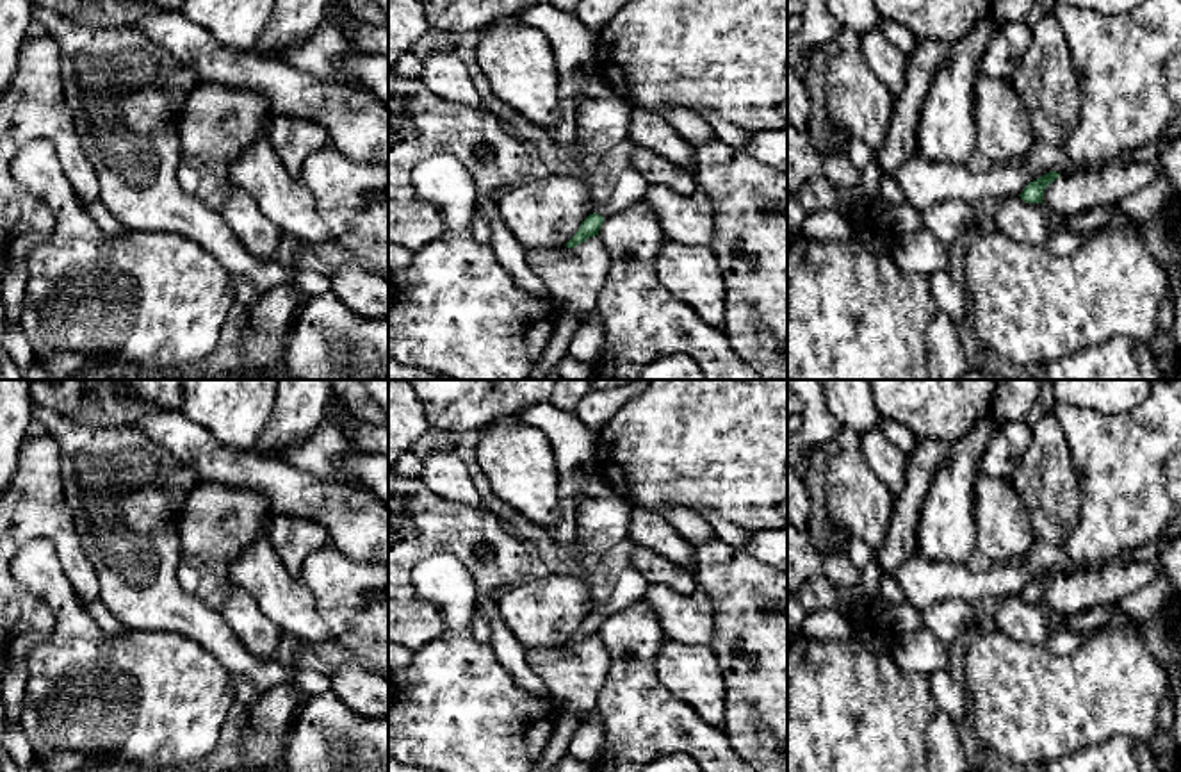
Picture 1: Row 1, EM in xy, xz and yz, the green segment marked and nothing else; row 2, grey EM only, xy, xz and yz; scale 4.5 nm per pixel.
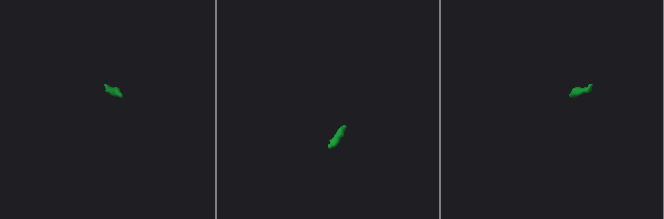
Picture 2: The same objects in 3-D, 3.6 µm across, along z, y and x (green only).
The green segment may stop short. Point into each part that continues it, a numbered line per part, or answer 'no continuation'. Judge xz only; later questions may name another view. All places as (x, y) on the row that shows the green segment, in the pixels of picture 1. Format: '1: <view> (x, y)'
1: xz (631, 186)

